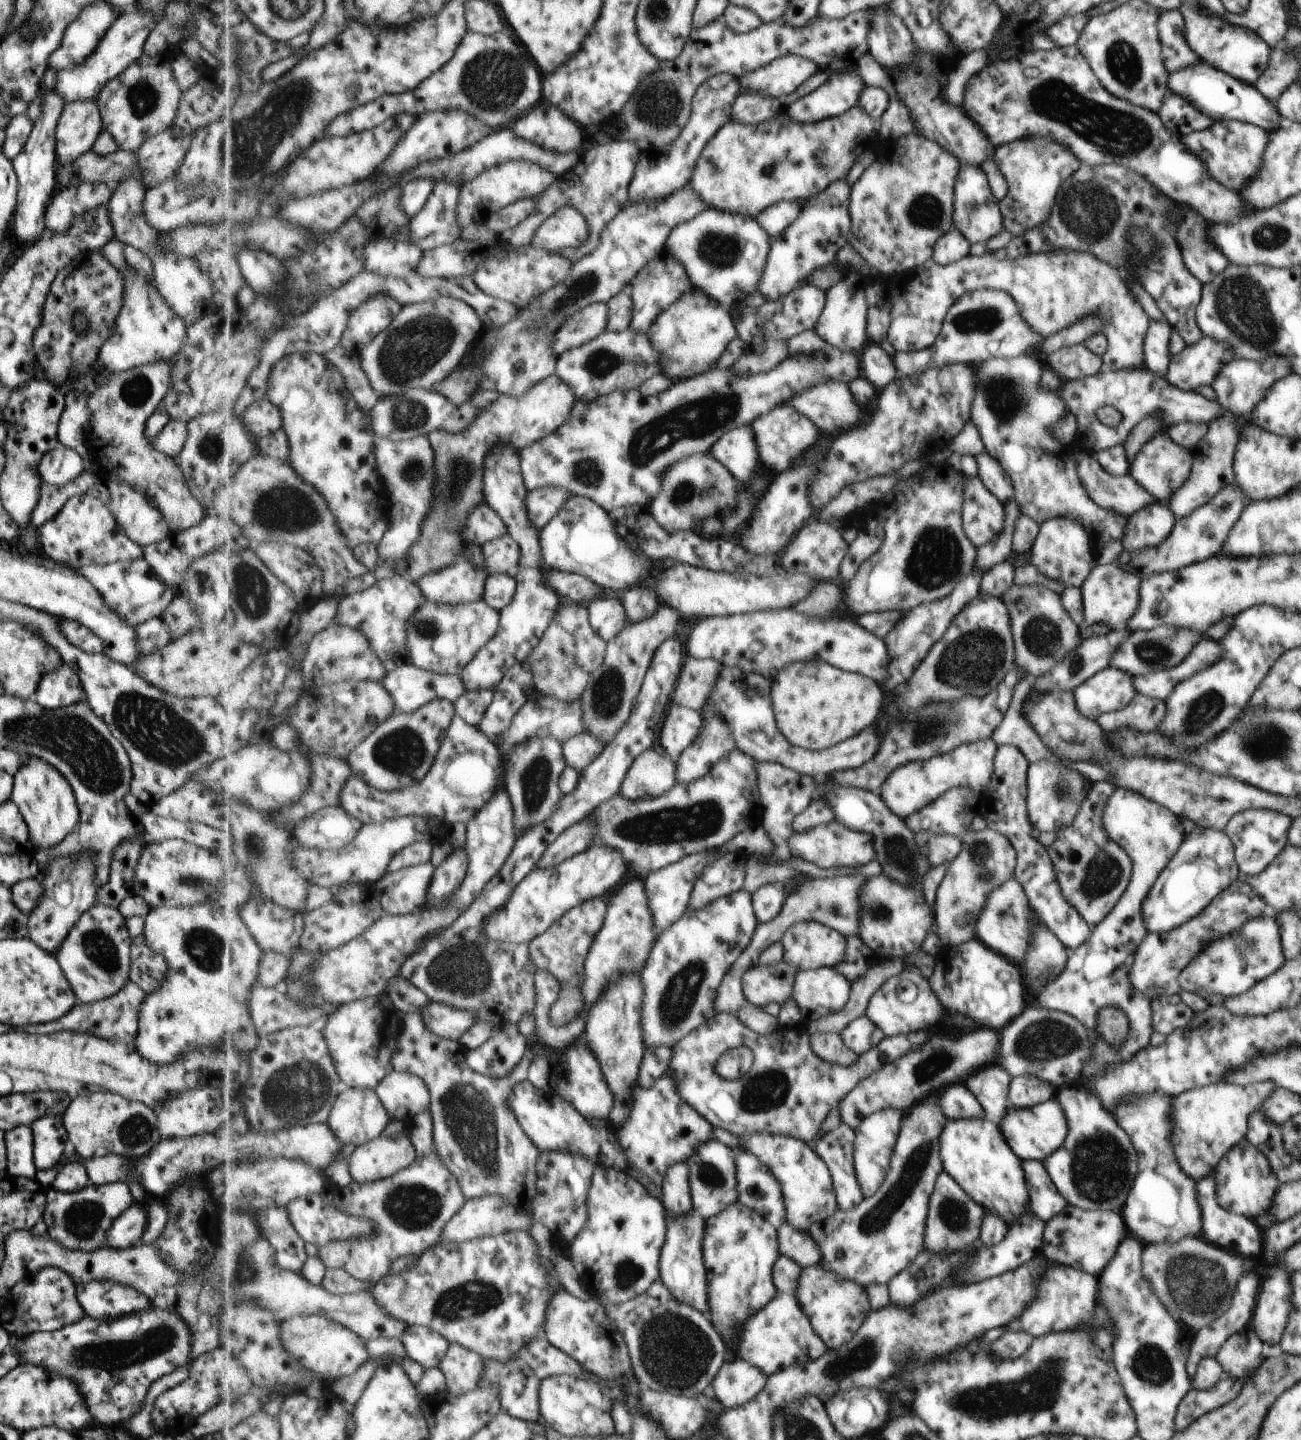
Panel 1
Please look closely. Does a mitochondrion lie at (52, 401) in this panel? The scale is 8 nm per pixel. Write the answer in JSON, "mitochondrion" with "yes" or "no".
{"mitochondrion":"no"}

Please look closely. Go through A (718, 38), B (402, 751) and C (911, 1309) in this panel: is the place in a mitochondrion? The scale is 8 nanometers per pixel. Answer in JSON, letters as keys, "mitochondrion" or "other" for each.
{"A":"other","B":"mitochondrion","C":"other"}

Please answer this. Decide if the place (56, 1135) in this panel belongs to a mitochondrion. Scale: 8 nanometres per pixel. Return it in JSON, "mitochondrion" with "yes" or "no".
{"mitochondrion":"no"}

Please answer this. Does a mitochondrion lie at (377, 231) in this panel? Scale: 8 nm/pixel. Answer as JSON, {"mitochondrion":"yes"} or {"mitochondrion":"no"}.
{"mitochondrion":"no"}

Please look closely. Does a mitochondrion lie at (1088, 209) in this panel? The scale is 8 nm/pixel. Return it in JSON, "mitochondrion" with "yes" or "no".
{"mitochondrion":"yes"}

